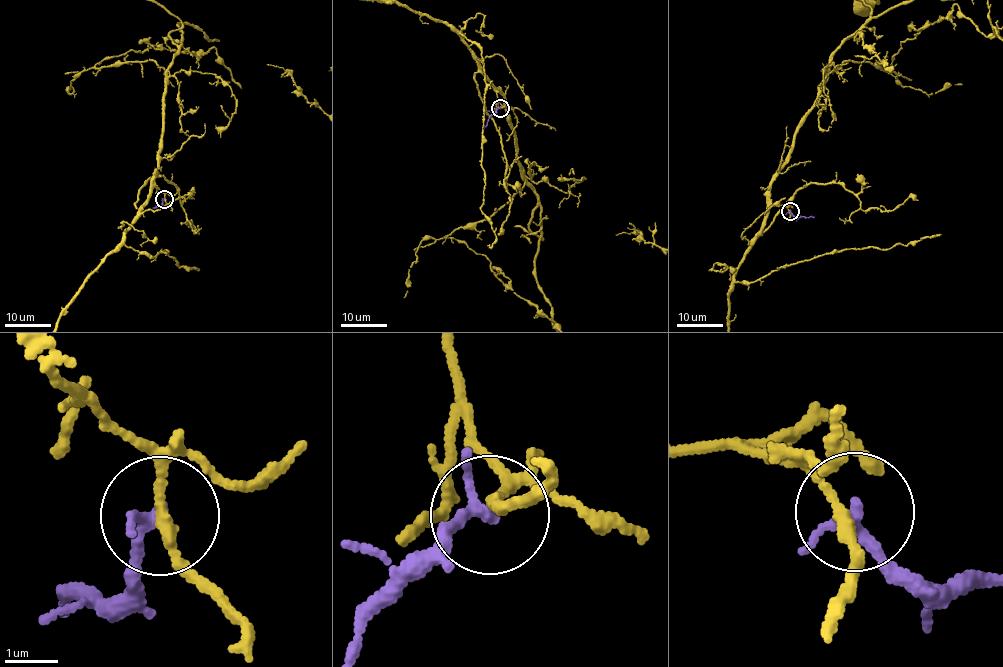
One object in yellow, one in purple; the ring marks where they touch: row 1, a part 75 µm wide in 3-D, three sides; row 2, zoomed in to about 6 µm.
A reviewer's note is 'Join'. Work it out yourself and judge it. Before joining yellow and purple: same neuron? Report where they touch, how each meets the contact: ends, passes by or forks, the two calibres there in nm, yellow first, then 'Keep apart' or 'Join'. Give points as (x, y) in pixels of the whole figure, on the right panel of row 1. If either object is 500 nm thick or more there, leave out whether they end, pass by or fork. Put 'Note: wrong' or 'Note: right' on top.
Note: wrong
Place: (790, 211). At the ring yellow passes by. At the ring purple passes by. Thickness 200 nm (yellow) against 190 nm. Keep apart

